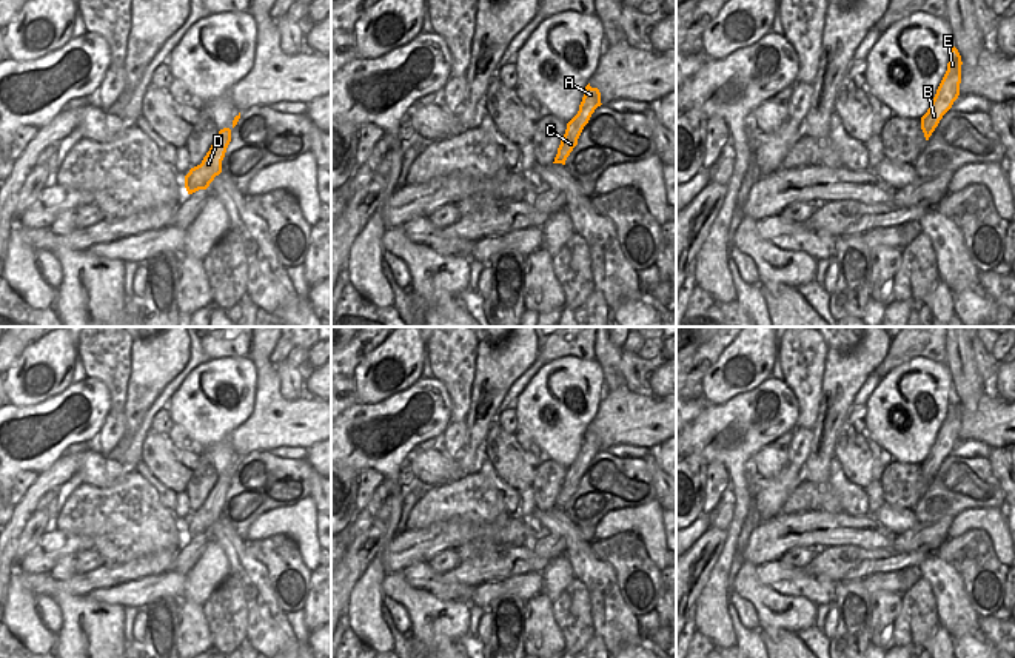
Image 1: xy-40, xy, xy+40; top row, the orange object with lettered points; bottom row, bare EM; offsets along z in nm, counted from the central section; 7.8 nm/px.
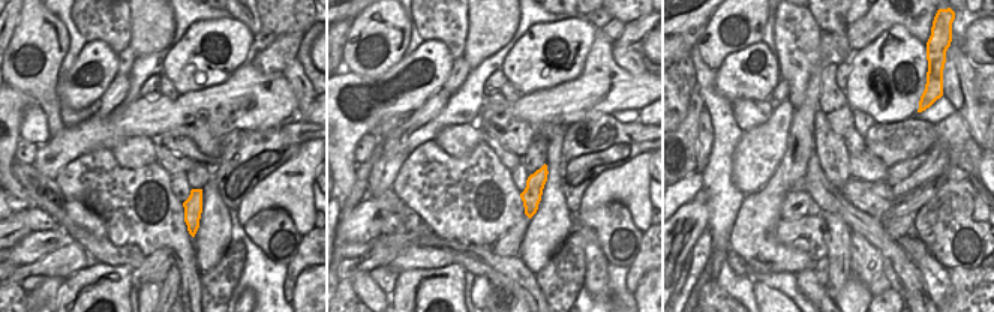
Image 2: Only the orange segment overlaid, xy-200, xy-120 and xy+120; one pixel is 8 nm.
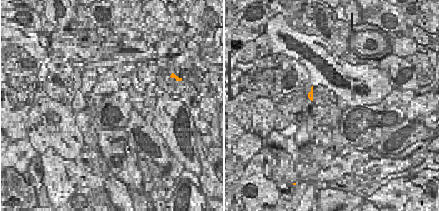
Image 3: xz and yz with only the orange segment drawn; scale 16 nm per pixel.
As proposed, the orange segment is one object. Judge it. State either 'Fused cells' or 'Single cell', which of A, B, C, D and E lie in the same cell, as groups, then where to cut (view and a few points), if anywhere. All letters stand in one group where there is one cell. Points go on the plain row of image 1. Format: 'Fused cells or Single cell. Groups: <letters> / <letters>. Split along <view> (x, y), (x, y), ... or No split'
Single cell. Groups: A B C D E. No split.

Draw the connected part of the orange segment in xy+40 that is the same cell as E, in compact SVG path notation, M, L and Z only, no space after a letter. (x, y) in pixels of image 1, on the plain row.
M952 391L949 398L947 416L936 435L936 439L927 458L921 462L921 475L926 485L929 485L943 461L952 453L953 447L960 441L961 410L963 407L958 394Z

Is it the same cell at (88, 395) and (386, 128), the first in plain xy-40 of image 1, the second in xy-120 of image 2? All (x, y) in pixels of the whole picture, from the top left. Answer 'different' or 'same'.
different

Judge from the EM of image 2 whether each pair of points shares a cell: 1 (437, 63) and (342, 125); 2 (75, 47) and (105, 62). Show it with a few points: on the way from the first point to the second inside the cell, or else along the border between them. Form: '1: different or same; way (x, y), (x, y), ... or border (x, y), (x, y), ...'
1: same; way (425, 87), (381, 107), (369, 119)
2: different; border (87, 41), (75, 62), (60, 77)

